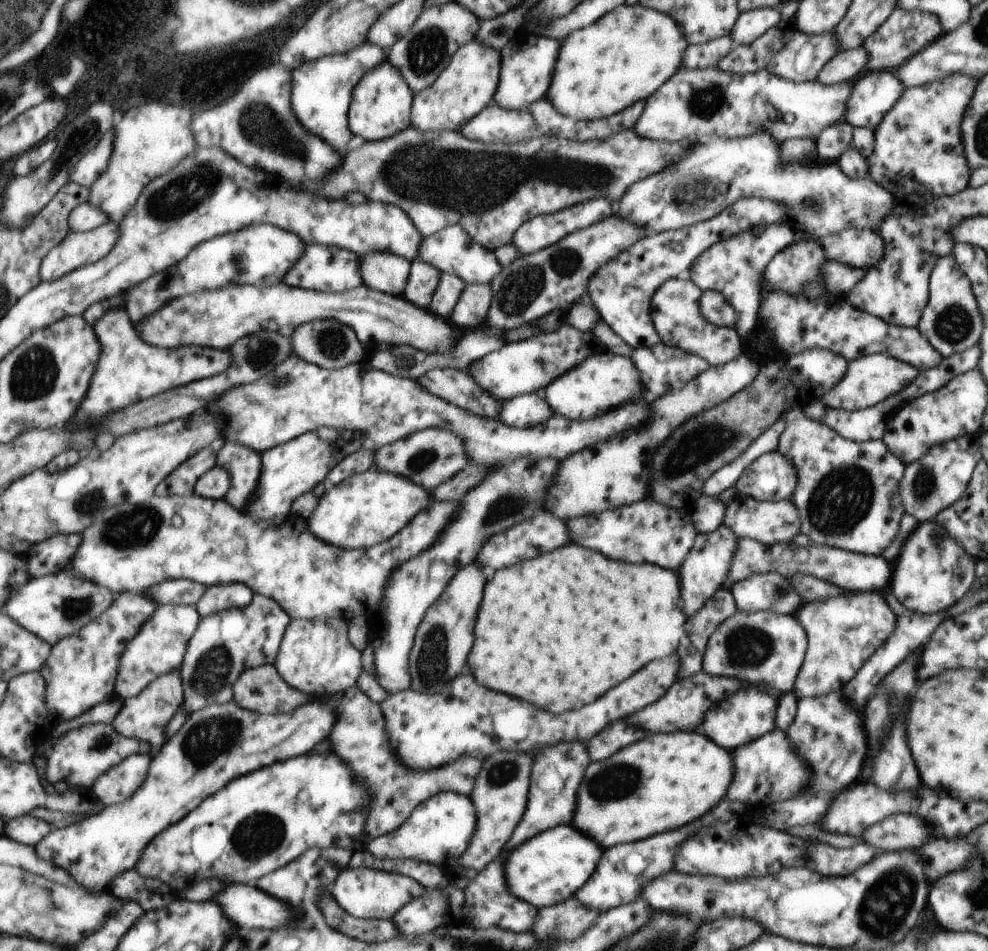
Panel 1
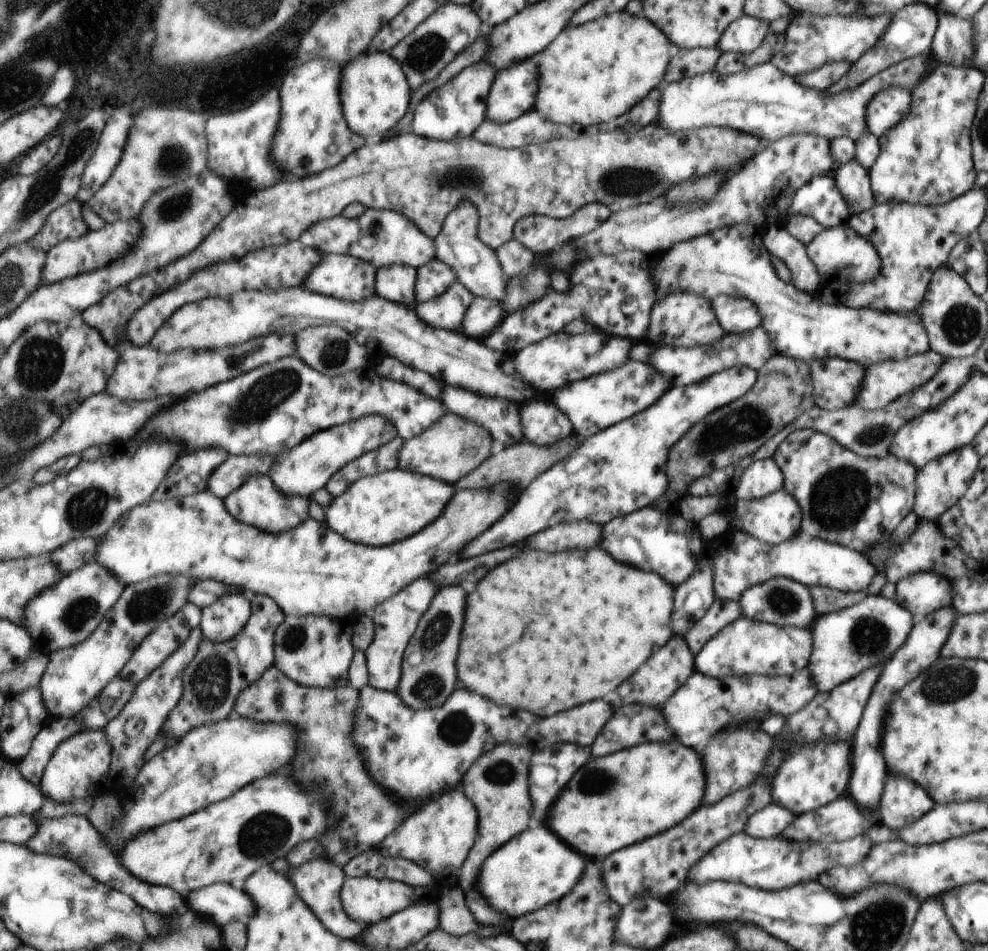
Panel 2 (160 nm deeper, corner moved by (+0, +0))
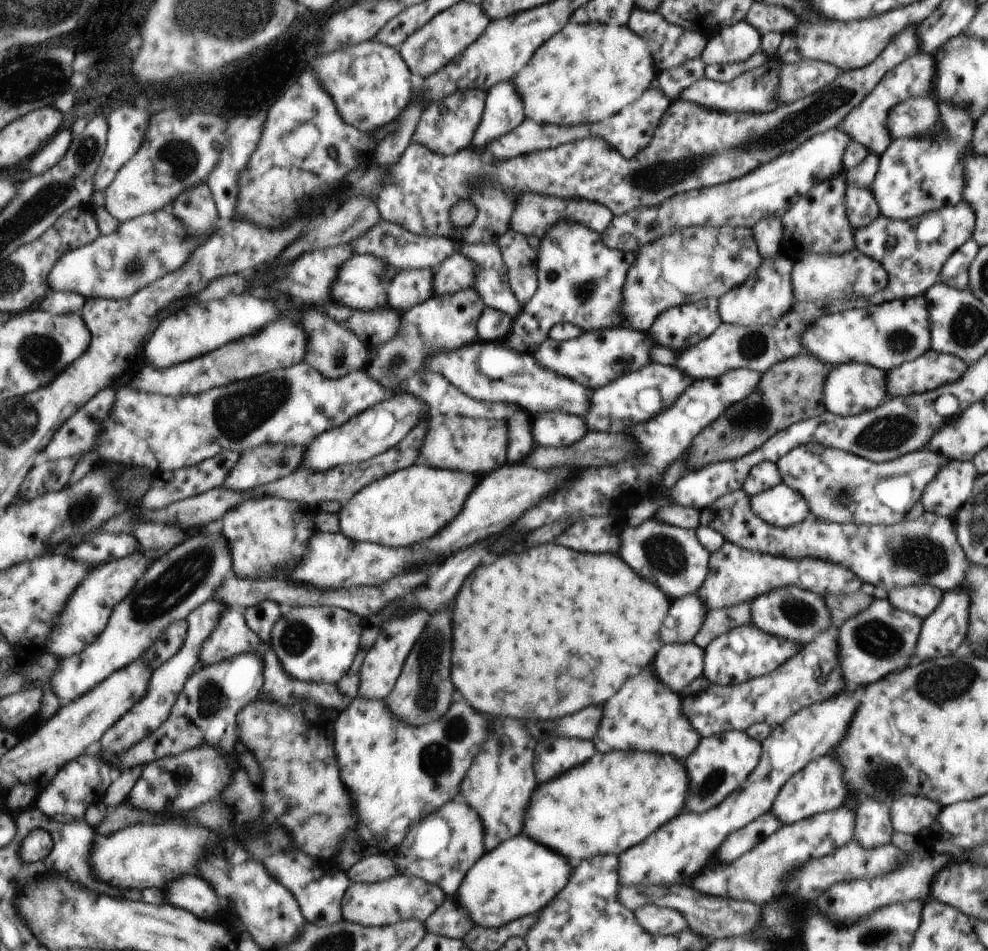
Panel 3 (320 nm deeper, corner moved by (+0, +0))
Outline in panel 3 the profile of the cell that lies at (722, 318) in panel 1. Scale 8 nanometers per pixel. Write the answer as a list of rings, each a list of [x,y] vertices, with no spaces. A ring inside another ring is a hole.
[[[779,249],[772,257],[762,258],[757,270],[747,280],[718,298],[718,314],[722,323],[737,326],[764,325],[777,321],[789,310],[793,302],[789,273],[796,257],[790,259],[781,251]]]

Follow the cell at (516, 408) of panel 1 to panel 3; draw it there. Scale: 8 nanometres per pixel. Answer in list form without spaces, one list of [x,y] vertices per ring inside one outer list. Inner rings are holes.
[[[551,412],[551,414],[539,414],[531,424],[531,434],[535,442],[541,446],[561,448],[579,441],[585,435],[585,424],[581,418],[563,414],[563,412]]]

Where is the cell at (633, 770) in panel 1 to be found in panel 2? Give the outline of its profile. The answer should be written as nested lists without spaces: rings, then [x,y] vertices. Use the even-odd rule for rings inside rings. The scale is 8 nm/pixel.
[[[677,740],[665,746],[645,742],[643,746],[635,745],[631,750],[619,750],[603,758],[591,756],[591,762],[587,762],[587,766],[583,766],[583,770],[575,774],[571,786],[567,786],[563,794],[559,794],[559,802],[555,802],[551,808],[551,824],[547,814],[547,828],[563,838],[567,846],[579,850],[579,854],[583,856],[609,856],[619,848],[675,826],[679,820],[691,814],[699,806],[699,798],[703,794],[701,766],[701,756],[691,752],[689,748],[683,748]]]

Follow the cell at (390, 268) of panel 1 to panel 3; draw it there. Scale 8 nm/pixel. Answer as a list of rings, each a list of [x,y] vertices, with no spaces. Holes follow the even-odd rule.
[[[407,269],[397,271],[387,286],[387,306],[402,314],[415,305],[435,296],[433,270]]]

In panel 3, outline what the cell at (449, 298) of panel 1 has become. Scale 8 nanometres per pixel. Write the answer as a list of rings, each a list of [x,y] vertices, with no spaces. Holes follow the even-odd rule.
[[[469,288],[453,294],[435,294],[421,305],[406,310],[401,314],[398,333],[391,340],[373,348],[375,352],[372,352],[364,368],[366,375],[386,389],[399,391],[399,386],[413,377],[415,372],[423,370],[428,359],[434,355],[451,353],[479,341],[476,324],[484,308],[478,291]]]

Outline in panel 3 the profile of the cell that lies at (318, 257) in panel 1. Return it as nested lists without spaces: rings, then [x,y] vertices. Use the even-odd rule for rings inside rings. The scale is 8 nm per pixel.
[[[355,255],[342,266],[334,300],[360,311],[387,306],[387,286],[397,272],[375,255]]]

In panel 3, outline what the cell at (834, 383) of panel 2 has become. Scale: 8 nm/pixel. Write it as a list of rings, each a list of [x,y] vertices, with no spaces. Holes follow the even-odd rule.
[[[852,362],[832,366],[824,383],[823,402],[826,410],[842,417],[873,410],[889,399],[887,396],[886,371],[861,363]]]

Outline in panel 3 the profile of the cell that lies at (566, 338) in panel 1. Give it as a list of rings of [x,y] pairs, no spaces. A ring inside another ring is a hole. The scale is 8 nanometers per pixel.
[[[617,325],[606,329],[583,331],[578,337],[561,342],[547,338],[533,354],[535,358],[539,358],[539,362],[543,362],[543,366],[547,366],[547,370],[559,370],[559,374],[567,374],[567,378],[575,378],[575,382],[583,382],[583,386],[591,386],[593,390],[601,389],[609,385],[611,380],[653,363],[649,357],[649,350],[653,346],[655,344],[647,332]]]

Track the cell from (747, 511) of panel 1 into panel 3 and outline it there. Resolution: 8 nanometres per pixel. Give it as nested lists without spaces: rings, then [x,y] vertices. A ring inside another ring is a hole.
[[[783,482],[750,498],[751,510],[776,527],[797,525],[810,516],[810,507],[803,495]]]

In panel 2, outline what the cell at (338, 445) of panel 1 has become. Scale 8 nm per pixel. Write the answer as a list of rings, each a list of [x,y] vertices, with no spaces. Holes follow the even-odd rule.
[[[368,414],[357,420],[318,432],[294,449],[278,454],[271,478],[286,495],[310,498],[321,488],[326,488],[331,477],[350,462],[366,452],[375,450],[396,437],[394,424],[387,417]]]

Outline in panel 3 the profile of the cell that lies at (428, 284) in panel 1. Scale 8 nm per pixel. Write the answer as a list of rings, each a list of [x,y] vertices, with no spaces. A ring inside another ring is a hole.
[[[459,252],[453,253],[433,272],[433,287],[439,296],[473,288],[476,264]]]

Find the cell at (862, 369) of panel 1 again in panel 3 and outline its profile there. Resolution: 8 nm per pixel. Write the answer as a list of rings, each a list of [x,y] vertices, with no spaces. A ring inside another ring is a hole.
[[[929,348],[921,357],[886,371],[887,398],[926,393],[962,378],[968,365],[952,354]]]

